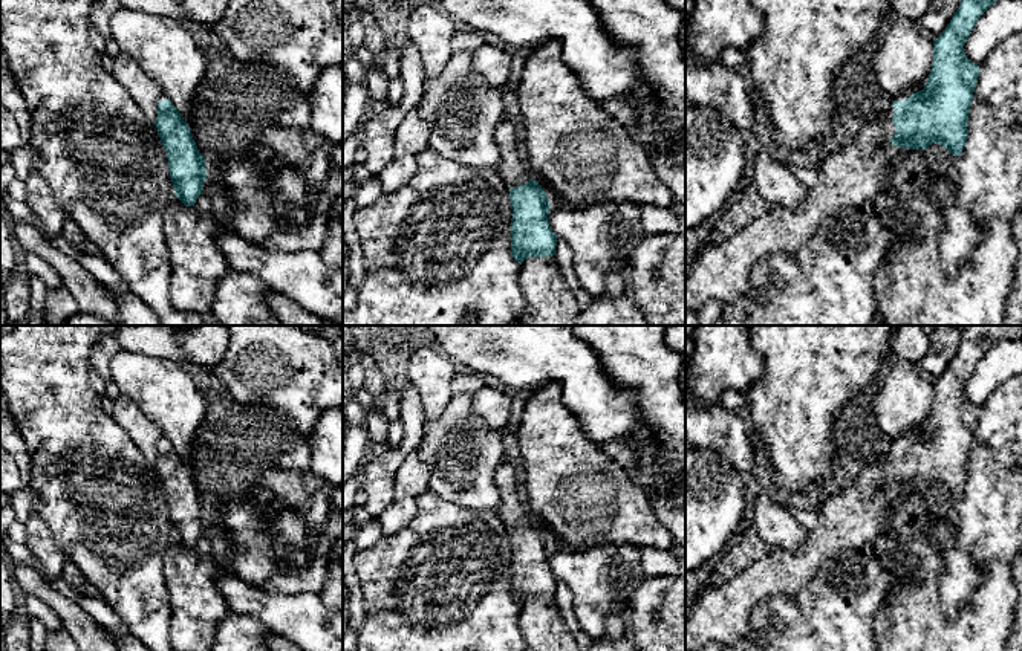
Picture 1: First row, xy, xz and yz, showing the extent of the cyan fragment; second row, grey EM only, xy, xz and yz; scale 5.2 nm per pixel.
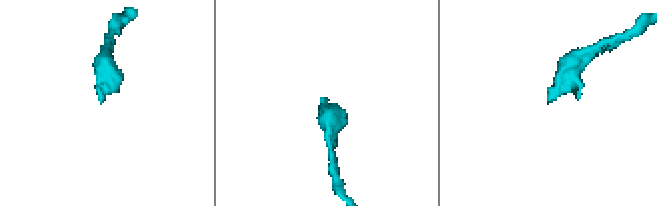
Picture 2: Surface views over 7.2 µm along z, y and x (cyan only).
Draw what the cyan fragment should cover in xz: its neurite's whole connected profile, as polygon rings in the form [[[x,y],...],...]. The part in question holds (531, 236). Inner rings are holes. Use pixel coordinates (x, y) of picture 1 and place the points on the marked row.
[[[531,179],[522,186],[511,188],[509,200],[513,258],[522,264],[528,257],[555,255],[558,237],[548,222],[551,205],[543,188]]]

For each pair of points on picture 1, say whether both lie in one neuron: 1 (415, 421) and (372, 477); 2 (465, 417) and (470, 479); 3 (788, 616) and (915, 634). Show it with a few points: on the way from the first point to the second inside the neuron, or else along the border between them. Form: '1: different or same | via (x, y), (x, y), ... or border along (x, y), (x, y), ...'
1: same | via (413, 436), (387, 463)
2: same | via (465, 433), (465, 463)
3: different | border along (888, 595), (877, 615), (878, 634)

